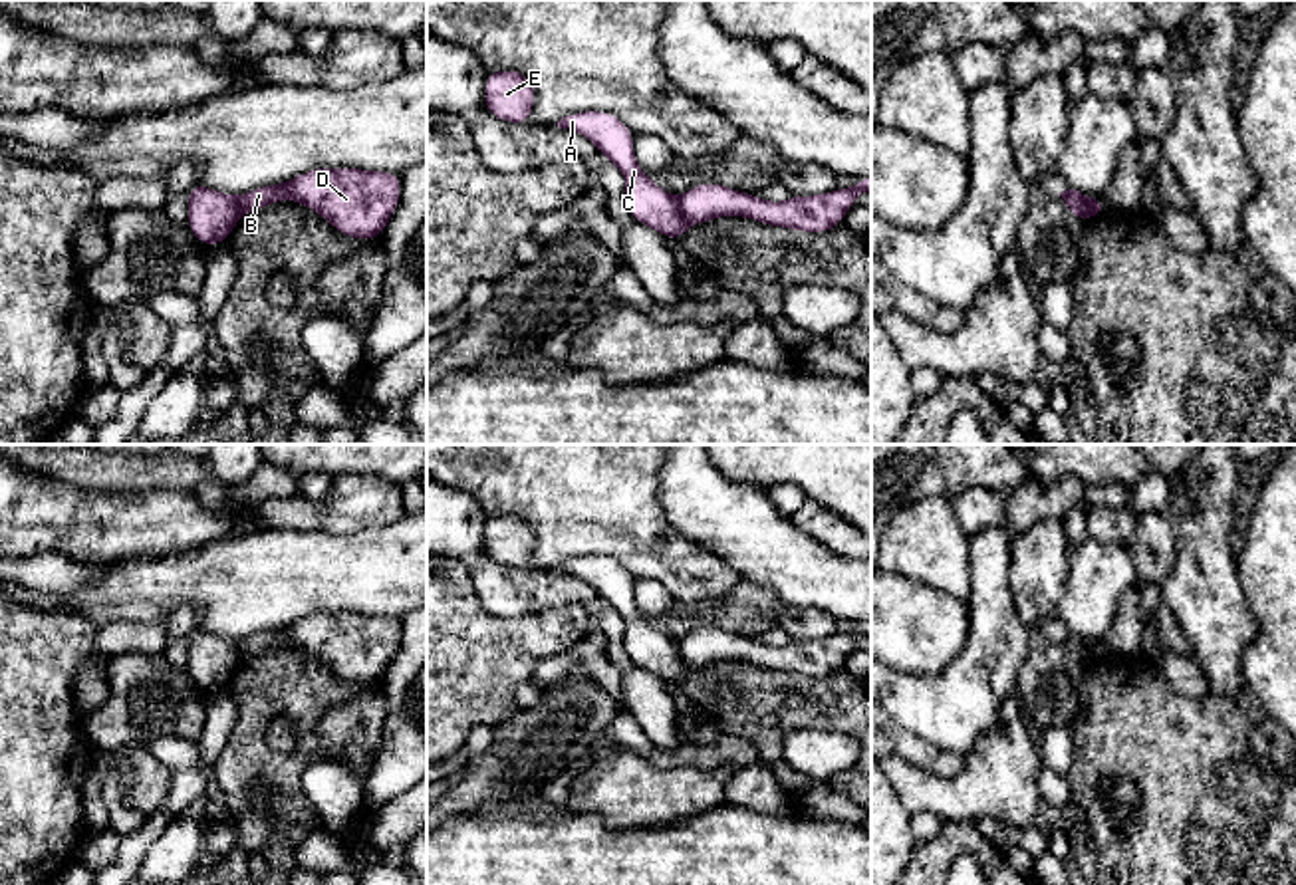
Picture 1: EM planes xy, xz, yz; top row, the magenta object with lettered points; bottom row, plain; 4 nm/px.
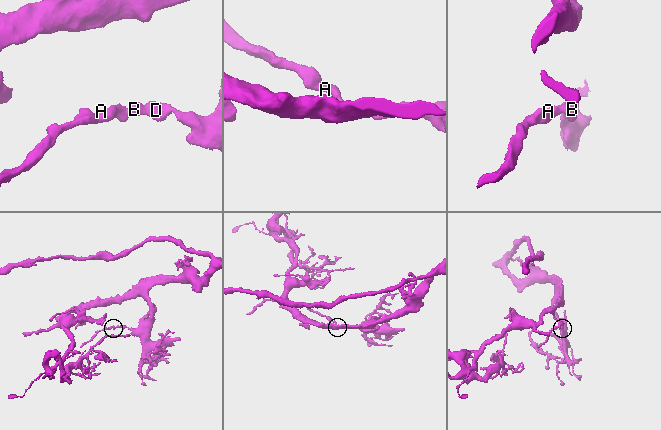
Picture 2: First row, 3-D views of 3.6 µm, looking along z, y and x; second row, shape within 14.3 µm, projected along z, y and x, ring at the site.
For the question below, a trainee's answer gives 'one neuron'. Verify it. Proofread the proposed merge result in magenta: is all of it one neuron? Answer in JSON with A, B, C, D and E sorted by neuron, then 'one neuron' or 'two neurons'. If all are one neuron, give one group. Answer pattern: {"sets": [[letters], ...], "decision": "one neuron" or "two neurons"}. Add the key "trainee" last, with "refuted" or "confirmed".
{"sets": [["A", "C", "E"], ["B", "D"]], "decision": "two neurons", "trainee": "refuted"}

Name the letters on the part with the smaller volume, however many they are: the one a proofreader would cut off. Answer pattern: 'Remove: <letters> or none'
Remove: A, C, E

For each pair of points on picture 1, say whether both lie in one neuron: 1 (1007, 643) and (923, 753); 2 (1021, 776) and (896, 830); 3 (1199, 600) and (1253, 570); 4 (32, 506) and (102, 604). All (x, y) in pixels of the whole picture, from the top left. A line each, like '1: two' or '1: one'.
1: two
2: two
3: two
4: two

